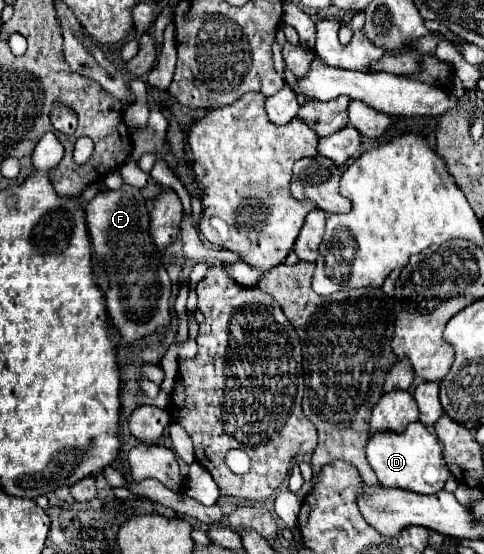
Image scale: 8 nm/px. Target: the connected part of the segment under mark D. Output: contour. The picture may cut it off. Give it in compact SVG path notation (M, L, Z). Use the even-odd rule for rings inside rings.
M421 421L407 425L403 433L377 431L375 435L369 437L365 445L365 453L367 453L369 465L373 467L383 487L401 487L415 493L431 495L441 491L449 477L449 469L443 461L443 453L437 437Z

